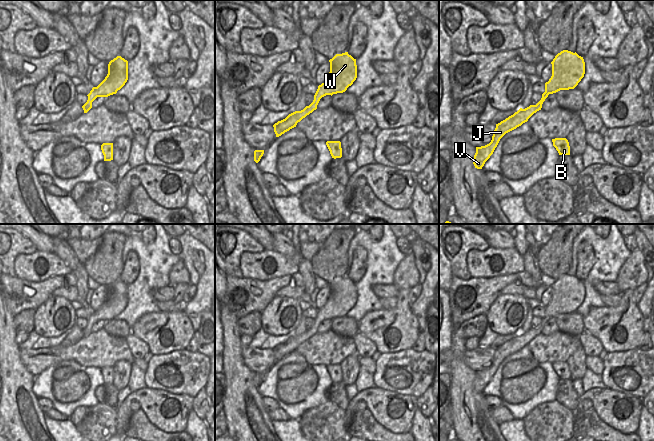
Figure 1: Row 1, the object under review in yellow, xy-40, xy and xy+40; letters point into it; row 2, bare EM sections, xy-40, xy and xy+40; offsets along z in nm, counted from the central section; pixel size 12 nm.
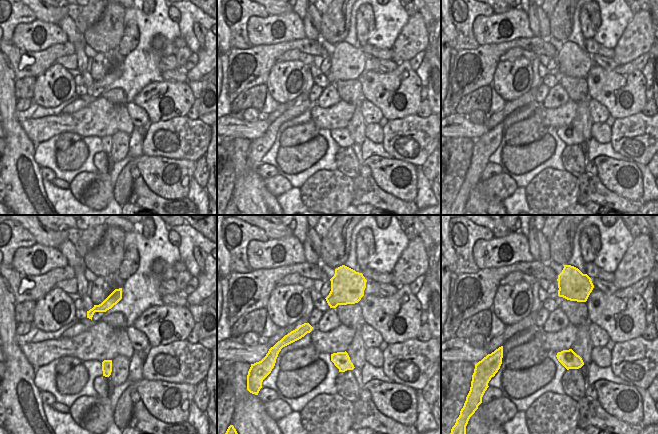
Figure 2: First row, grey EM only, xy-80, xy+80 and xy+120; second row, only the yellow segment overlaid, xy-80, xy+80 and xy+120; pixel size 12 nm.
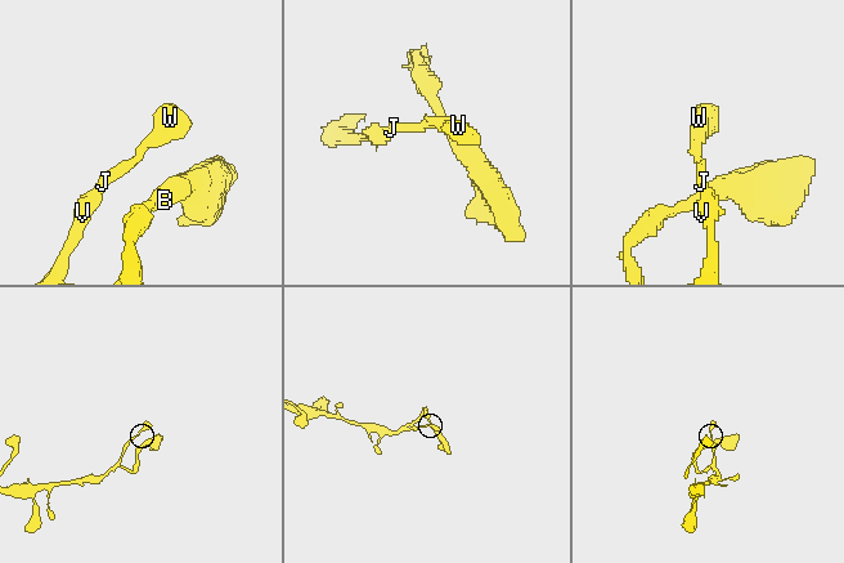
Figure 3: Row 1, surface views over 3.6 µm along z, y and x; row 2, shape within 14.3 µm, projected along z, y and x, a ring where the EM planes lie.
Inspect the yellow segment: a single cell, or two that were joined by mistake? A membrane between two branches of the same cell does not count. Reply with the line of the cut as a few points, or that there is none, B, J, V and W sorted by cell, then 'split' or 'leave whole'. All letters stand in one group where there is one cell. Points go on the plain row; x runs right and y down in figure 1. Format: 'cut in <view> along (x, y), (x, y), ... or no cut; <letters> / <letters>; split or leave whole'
no cut; B J V W; leave whole

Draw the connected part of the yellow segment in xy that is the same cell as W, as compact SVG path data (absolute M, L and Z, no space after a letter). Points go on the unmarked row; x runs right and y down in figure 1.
M348 276L336 278L330 286L330 296L325 306L318 310L313 326L301 335L289 338L285 343L273 349L276 361L281 360L290 353L296 351L307 339L317 333L320 323L326 319L343 317L357 302L357 289Z

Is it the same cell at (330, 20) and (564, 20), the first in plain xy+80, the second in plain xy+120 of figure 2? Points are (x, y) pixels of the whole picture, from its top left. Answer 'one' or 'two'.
one

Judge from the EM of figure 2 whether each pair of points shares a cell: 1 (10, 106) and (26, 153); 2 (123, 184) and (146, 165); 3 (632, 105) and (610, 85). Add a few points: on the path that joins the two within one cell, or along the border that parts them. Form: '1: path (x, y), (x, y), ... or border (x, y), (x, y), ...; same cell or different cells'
1: path (10, 118), (10, 124), (17, 141); same cell
2: path (125, 176), (127, 169), (132, 164), (138, 164); same cell
3: path (633, 97), (627, 90), (618, 90); same cell

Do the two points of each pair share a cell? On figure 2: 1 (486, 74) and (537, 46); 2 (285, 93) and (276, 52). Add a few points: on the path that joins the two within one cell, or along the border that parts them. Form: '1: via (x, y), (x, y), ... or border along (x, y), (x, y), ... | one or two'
1: via (491, 59), (503, 47), (509, 44), (522, 44) | one
2: border along (278, 61), (272, 67), (266, 81) | two

